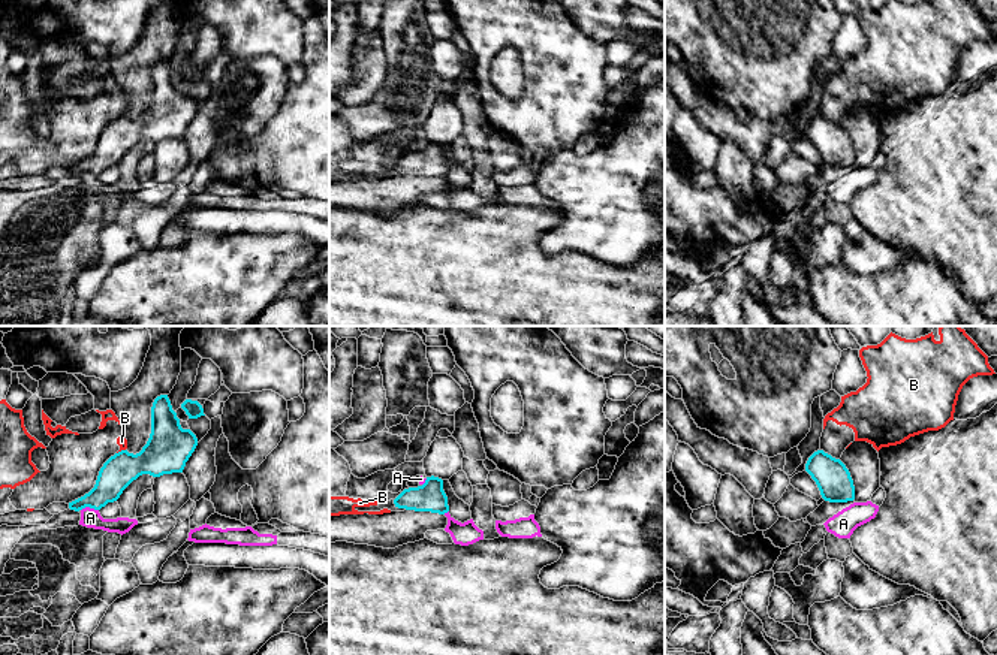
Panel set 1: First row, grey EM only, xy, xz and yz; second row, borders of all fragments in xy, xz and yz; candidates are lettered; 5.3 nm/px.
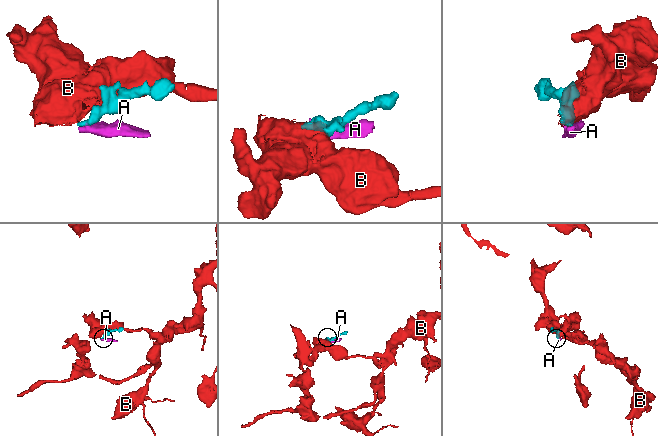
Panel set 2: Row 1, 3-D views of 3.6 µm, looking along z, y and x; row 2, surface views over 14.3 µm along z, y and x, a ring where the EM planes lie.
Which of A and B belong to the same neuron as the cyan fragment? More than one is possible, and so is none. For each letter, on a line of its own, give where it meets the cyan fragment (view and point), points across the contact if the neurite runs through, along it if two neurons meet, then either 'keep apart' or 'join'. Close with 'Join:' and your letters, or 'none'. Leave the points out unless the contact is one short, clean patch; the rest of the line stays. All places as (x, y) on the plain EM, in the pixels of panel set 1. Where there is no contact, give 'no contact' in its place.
A: contact xy (89, 171); border xy (98, 174), (84, 172), (81, 175); keep apart
B: contact xy (122, 115); border xy (124, 114), (117, 118); keep apart
Join: none

